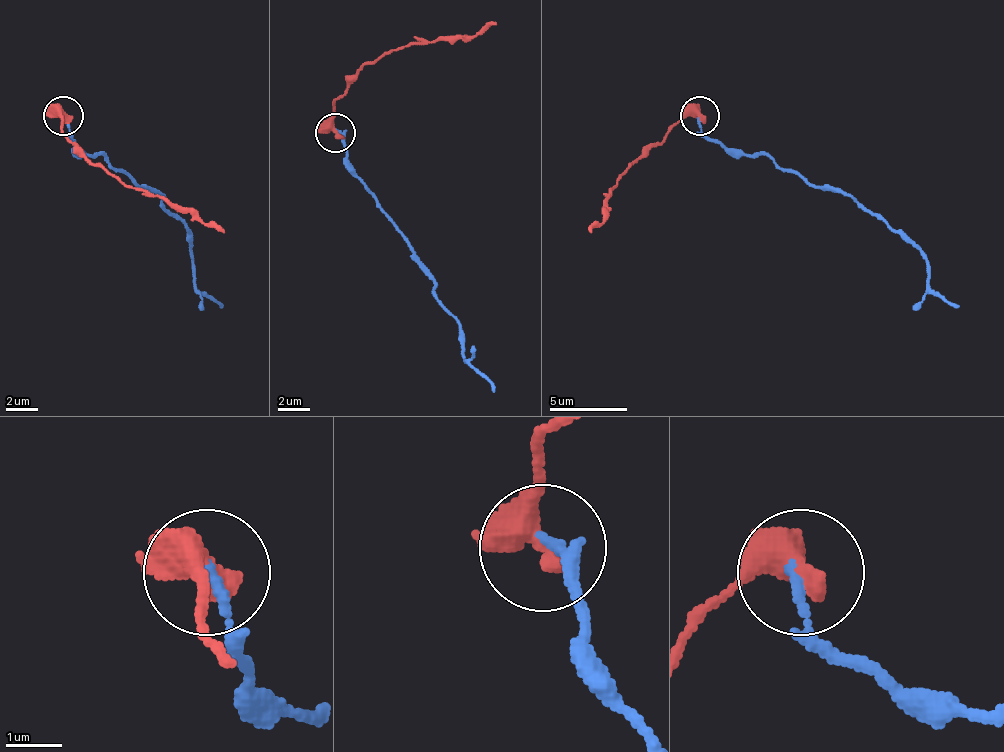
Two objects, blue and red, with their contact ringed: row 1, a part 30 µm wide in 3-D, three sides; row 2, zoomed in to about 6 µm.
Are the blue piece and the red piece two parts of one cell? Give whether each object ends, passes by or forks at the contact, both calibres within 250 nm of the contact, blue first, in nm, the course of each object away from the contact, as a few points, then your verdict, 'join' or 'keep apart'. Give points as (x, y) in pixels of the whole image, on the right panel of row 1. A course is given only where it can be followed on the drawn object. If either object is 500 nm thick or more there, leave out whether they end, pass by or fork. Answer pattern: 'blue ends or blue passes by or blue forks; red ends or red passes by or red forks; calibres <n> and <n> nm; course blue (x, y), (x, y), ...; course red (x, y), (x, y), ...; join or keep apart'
blue ends; red forks; calibres 180 and 360 nm; course blue (698, 116), (702, 132), (729, 148), (851, 195), (863, 203), (921, 253), (929, 285), (960, 304); course red (698, 116), (682, 116), (671, 132), (632, 163), (608, 195), (604, 218), (588, 230); keep apart

